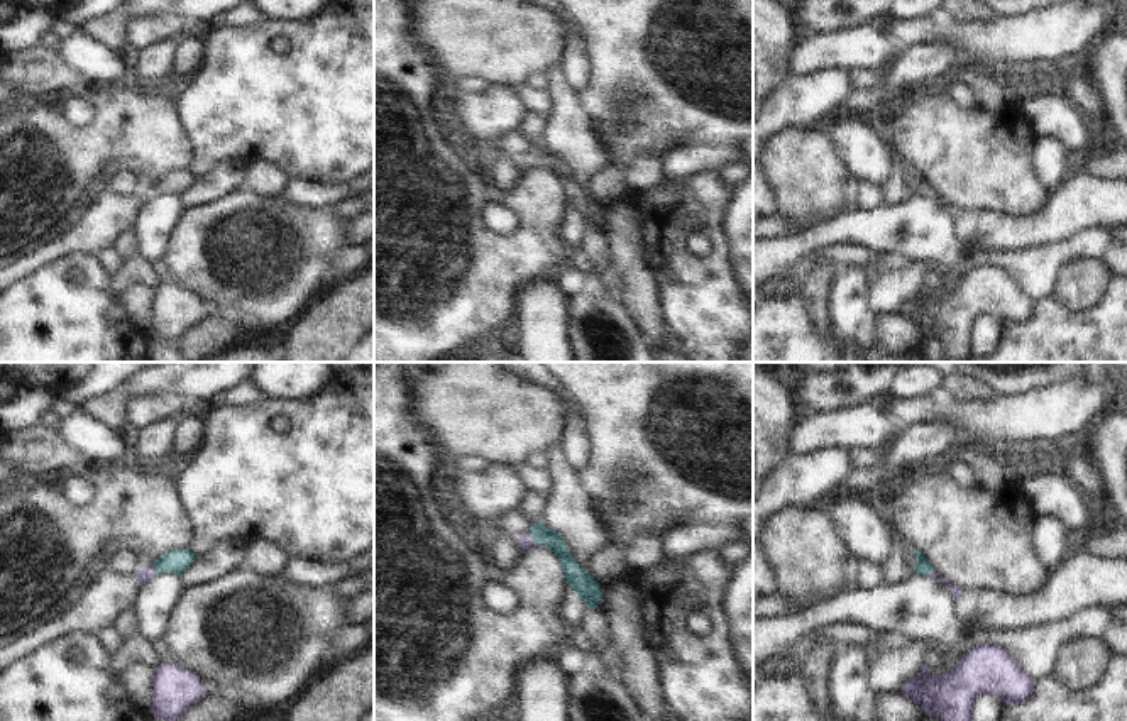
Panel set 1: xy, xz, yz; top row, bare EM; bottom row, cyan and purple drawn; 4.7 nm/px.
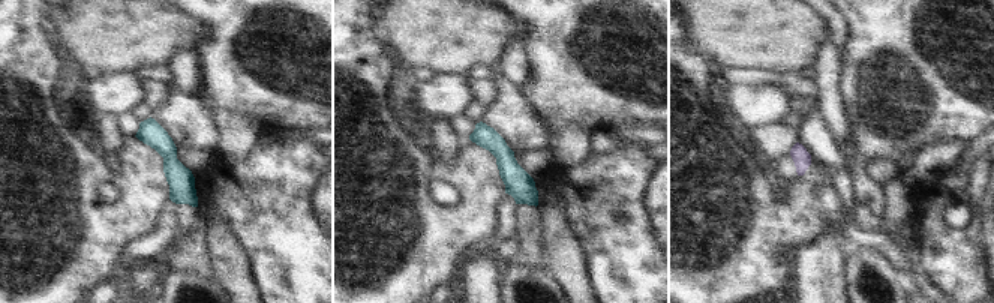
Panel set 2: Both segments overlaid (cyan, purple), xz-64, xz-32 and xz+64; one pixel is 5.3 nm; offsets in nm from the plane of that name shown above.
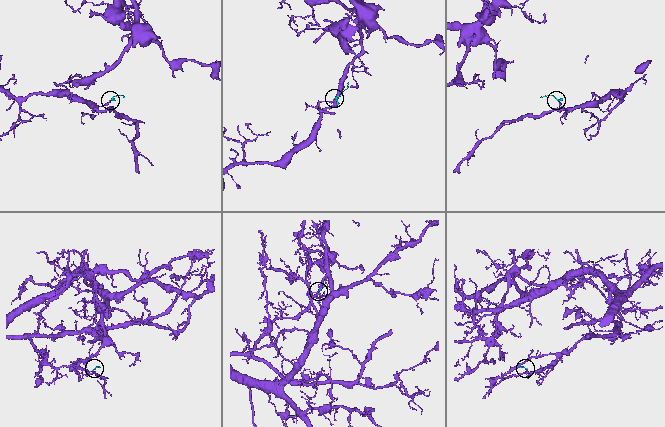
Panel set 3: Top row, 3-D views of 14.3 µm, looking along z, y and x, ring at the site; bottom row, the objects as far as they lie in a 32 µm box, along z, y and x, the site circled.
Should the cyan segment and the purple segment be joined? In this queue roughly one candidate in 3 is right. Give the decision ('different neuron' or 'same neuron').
same neuron

